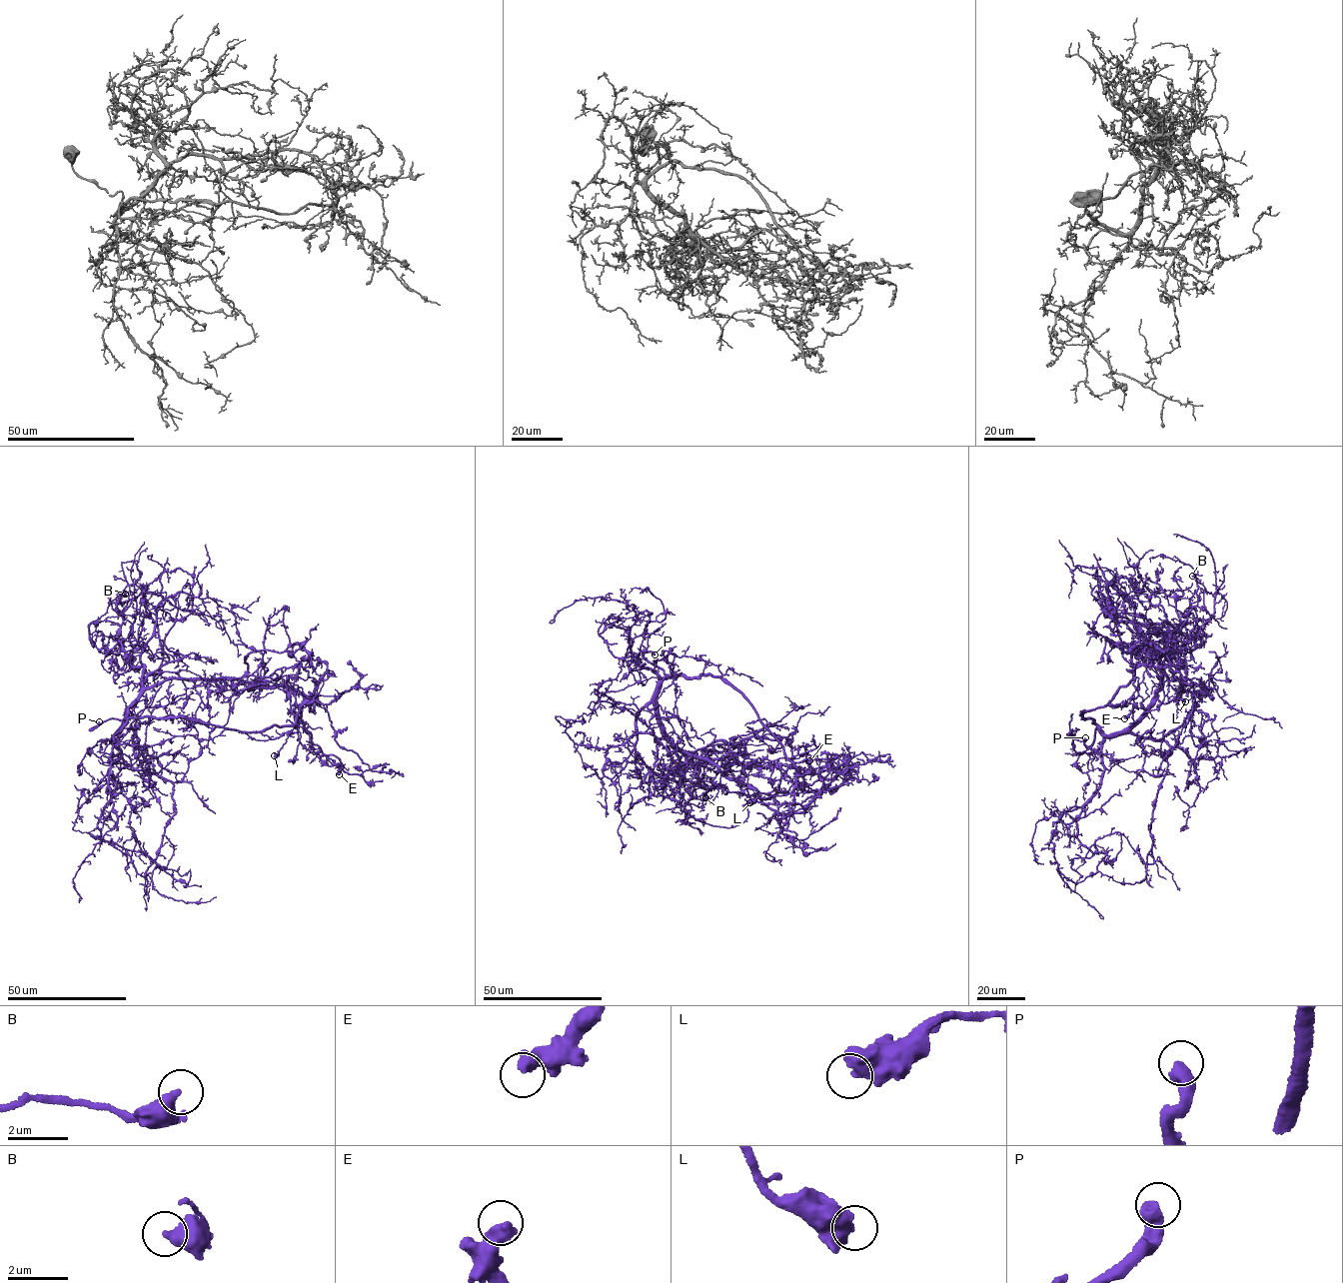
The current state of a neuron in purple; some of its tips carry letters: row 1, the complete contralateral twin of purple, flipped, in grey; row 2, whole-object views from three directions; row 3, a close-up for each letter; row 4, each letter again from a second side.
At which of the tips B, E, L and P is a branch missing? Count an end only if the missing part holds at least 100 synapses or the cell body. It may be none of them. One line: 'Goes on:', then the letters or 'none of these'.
Goes on: P

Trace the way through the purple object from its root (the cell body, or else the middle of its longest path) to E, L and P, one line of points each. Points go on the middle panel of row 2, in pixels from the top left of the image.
E: (671, 676), (710, 674), (727, 679), (781, 744), (784, 755), (800, 772), (795, 775), (813, 772), (809, 760)
L: (671, 676), (710, 674), (727, 679), (781, 744), (784, 755), (799, 769), (793, 789), (749, 802)
P: (671, 676), (644, 656), (646, 652), (655, 654)

